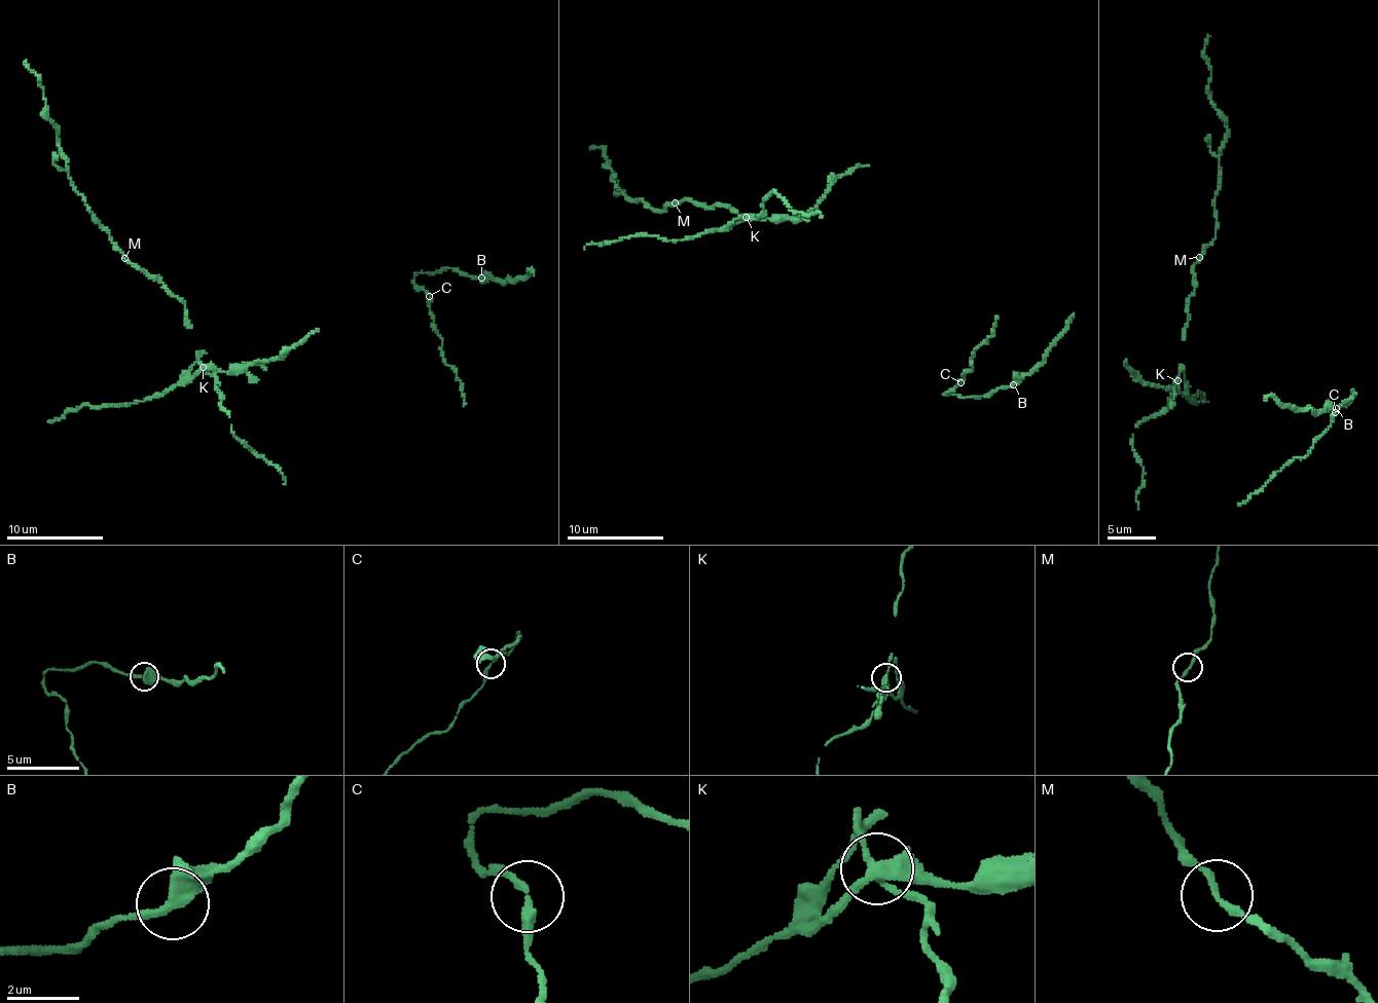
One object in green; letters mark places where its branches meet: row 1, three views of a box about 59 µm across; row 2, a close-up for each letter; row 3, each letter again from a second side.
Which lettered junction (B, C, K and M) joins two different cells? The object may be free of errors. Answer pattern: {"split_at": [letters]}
{"split_at": ["K"]}

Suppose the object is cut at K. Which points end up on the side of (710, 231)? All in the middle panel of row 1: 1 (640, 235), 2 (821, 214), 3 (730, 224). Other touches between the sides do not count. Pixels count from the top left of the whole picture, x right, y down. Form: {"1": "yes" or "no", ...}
{"1": "yes", "2": "no", "3": "yes"}

